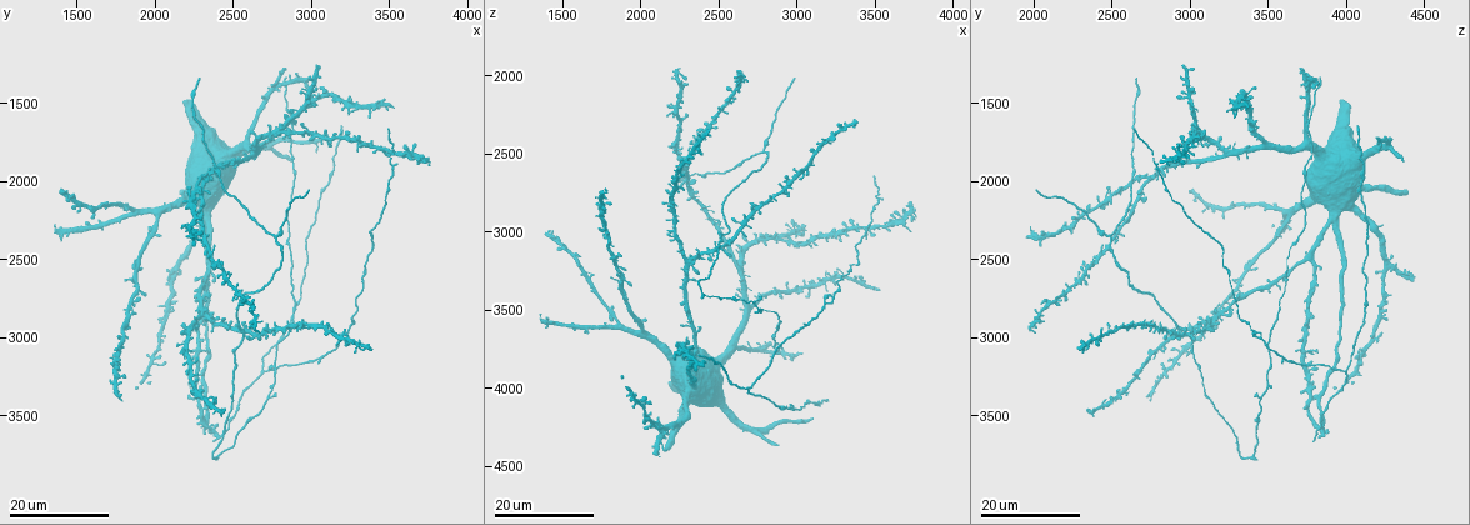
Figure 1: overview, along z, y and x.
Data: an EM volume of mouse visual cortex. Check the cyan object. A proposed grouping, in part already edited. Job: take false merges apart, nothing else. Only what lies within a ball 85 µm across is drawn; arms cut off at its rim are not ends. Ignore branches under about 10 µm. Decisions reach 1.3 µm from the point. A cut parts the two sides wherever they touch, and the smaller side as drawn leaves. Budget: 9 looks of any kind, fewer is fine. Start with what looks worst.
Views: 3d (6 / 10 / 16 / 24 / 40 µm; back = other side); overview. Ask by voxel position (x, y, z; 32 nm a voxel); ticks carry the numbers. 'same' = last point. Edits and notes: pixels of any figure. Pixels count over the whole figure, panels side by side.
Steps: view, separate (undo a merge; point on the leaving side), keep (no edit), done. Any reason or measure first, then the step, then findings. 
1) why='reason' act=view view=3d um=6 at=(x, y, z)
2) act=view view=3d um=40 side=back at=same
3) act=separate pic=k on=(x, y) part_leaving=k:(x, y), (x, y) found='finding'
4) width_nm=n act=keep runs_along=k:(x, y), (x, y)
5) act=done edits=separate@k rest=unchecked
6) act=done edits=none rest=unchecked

why='branch point' act=view view=3d um=24 at=(2680, 3200, 4000)

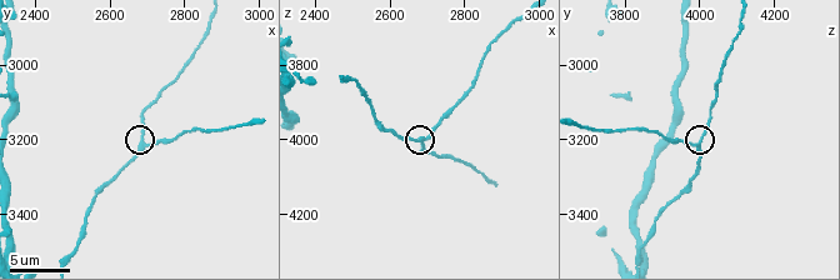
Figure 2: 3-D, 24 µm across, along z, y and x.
act=view view=3d um=6 at=(2690, 3210, 4010)

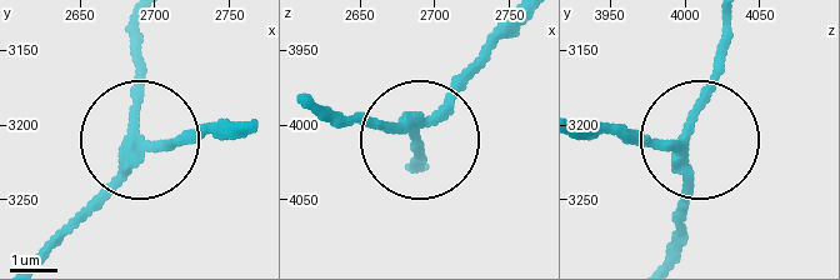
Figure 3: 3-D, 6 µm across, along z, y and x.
arms=3 act=keep found='one cell here'

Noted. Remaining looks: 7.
why='calibre changes' act=view view=3d um=16 at=(2780, 3160, 3500)

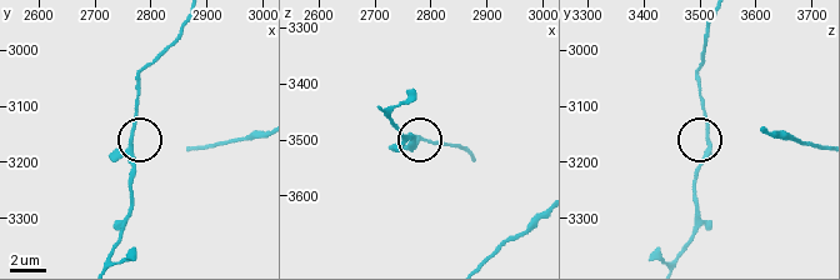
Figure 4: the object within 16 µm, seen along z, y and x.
why='zoom in' act=view view=3d um=10 at=(2760, 3160, 3510)

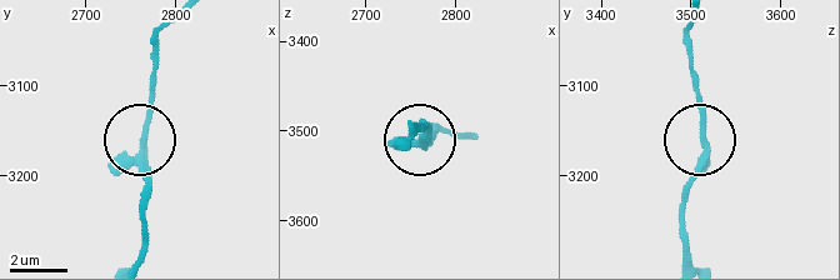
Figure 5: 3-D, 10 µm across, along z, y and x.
act=view view=3d um=6 at=(2765, 3160, 3515)

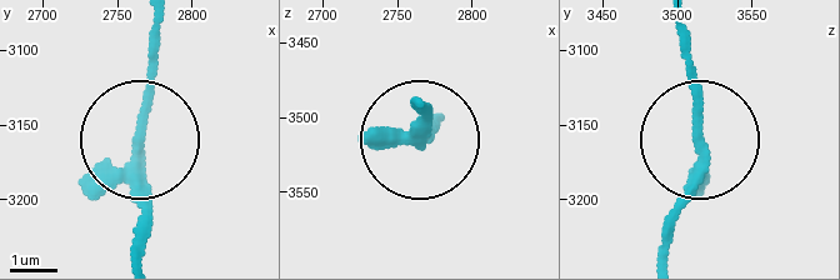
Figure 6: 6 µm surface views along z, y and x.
act=keep runs_along=6:(663, 256), (698, 149), (686, 33) found='continuous, no second cell'

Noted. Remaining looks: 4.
why='branch point' act=view view=3d um=16 at=(2760, 2360, 2500)

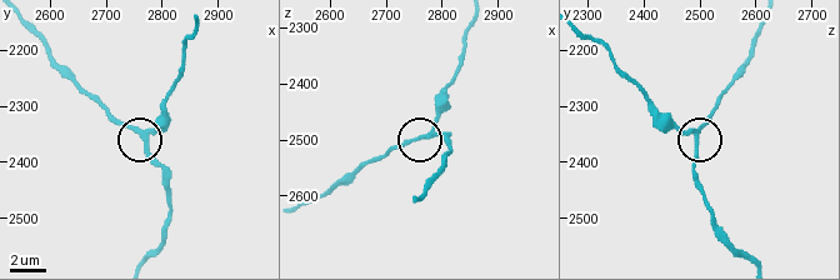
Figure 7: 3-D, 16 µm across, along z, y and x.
act=view view=3d um=6 at=(2765, 2345, 2495)

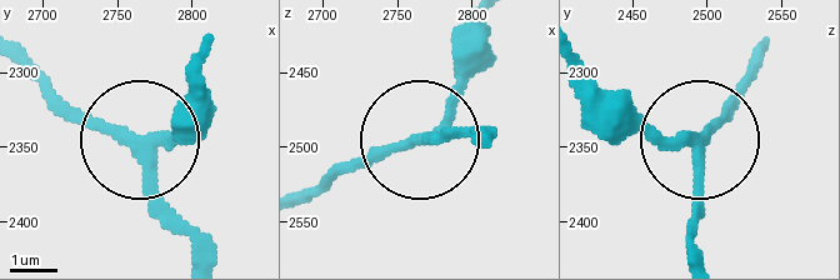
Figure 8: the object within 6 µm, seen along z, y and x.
width_nm=230 act=keep found='all the same cell'

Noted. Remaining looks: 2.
why='thick turns thin' act=view view=3d um=16 at=(3180, 3000, 3480)

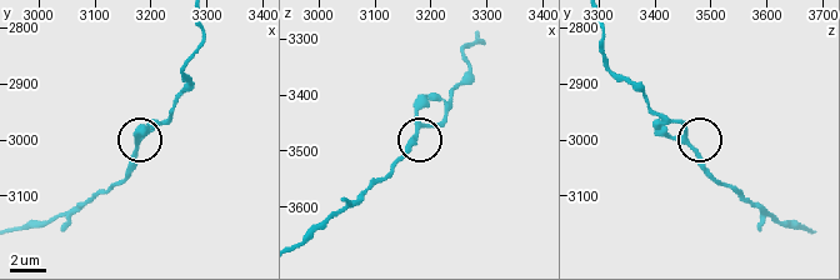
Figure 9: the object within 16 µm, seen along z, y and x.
act=view view=3d um=10 at=(3175, 3015, 3475)

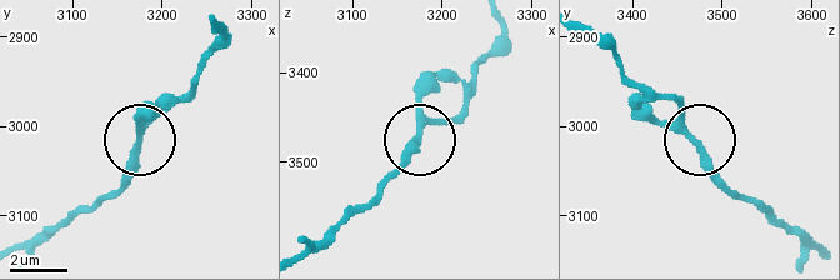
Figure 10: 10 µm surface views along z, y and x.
act=keep runs_along=10:(815, 246), (749, 203), (720, 174), (678, 103), (658, 91) found='all the same cell'

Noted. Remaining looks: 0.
act=done edits=none rest=unchecked

